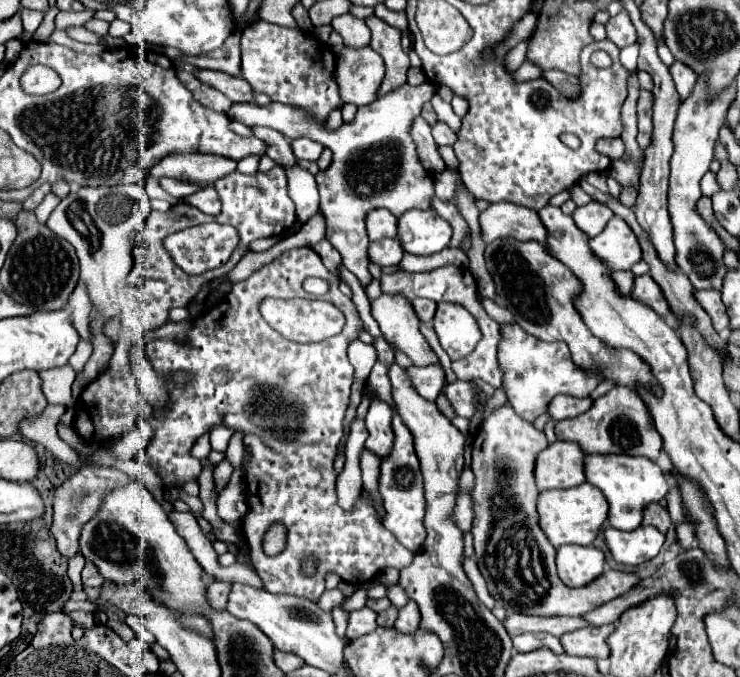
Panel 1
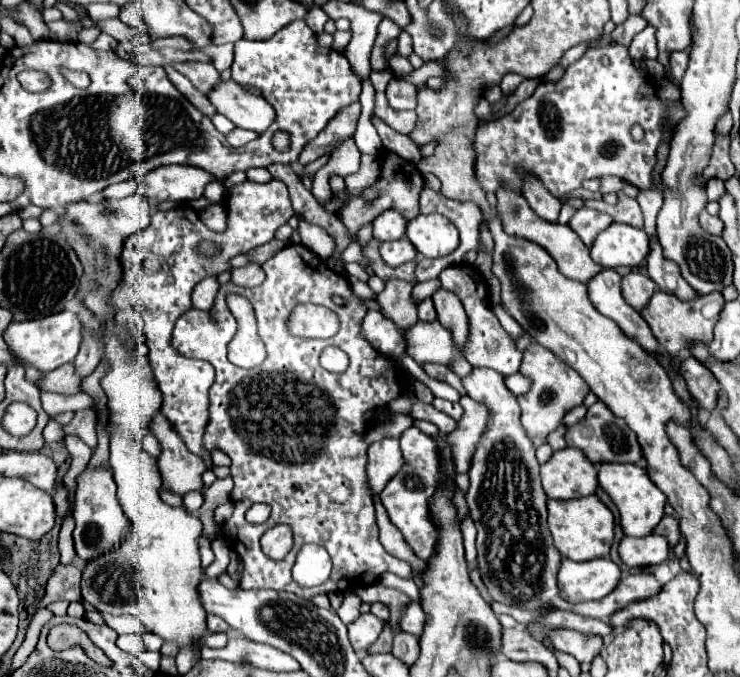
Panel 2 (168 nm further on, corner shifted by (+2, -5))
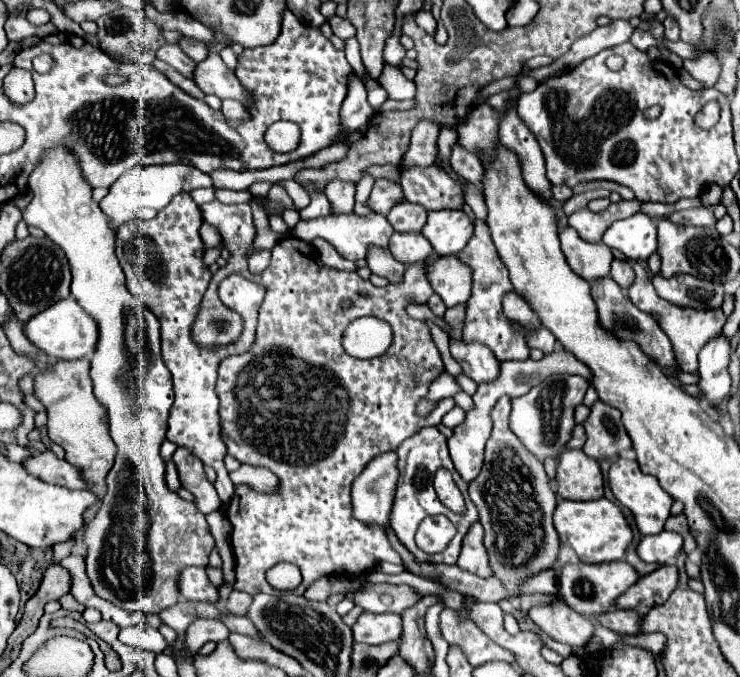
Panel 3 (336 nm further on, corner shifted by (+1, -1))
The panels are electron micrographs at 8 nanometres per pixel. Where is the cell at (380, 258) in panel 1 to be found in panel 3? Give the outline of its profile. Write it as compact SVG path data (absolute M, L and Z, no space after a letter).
M395 232L389 242L389 252L401 264L413 264L425 260L431 254L431 244L427 244L427 240L419 232L409 234Z

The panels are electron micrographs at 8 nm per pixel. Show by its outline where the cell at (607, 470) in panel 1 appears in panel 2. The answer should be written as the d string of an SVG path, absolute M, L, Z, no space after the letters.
M602 464L598 470L598 482L618 506L620 524L626 536L648 536L664 516L666 496L652 484L646 470L638 464Z

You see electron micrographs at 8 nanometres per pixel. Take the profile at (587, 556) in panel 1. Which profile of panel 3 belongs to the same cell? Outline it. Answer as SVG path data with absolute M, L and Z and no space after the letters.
M613 560L605 564L565 564L559 572L559 596L569 604L575 612L591 618L595 614L603 614L613 606L613 600L625 592L637 580L637 572L625 560Z

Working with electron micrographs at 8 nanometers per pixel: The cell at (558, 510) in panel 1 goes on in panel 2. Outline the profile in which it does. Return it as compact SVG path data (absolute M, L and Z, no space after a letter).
M586 496L566 502L548 500L548 528L560 554L574 562L604 558L610 554L610 546L614 542L614 514L600 502L598 496Z

